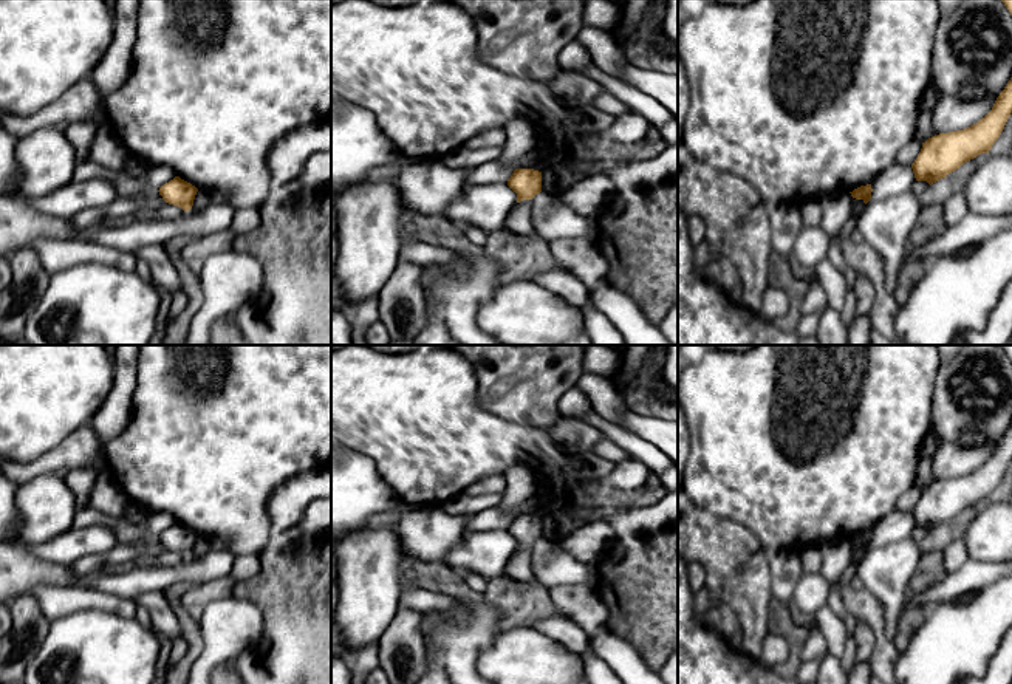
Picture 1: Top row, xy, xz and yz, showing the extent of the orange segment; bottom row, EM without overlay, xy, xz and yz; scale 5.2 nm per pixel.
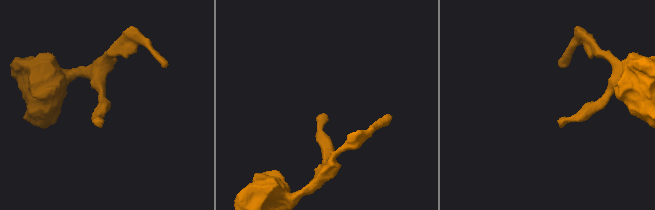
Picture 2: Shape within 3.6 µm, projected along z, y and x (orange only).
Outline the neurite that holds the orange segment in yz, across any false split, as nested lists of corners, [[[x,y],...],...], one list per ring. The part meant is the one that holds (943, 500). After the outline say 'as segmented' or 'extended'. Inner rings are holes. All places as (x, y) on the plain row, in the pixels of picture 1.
[[[1012,424],[997,444],[992,457],[976,470],[949,480],[939,480],[922,489],[922,495],[911,511],[916,528],[930,532],[964,509],[981,500],[989,500],[1000,484],[1012,460]]]; as segmented

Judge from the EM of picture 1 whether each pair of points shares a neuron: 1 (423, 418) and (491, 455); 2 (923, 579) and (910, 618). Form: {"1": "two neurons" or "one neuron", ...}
{"1": "one neuron", "2": "one neuron"}

